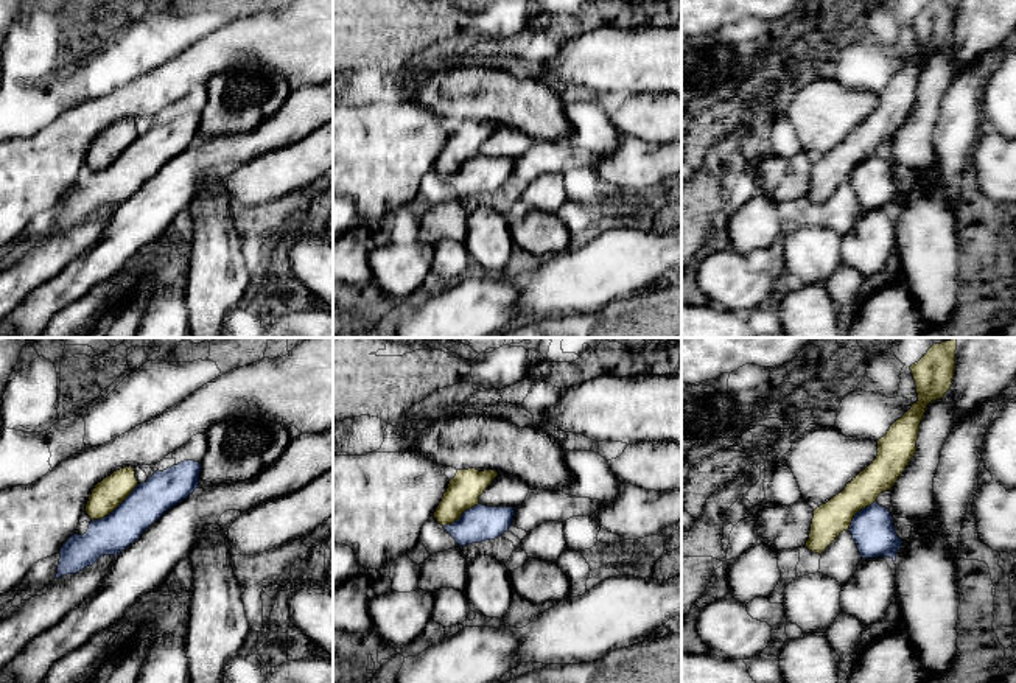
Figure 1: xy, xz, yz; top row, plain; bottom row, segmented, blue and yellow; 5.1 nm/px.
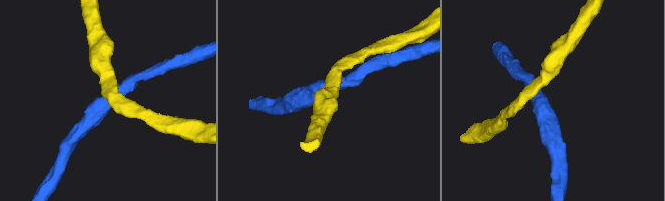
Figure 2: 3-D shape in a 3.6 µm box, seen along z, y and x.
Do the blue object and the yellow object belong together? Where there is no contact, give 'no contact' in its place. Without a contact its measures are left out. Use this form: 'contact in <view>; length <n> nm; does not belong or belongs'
contact in xy; length 320 nm; does not belong

